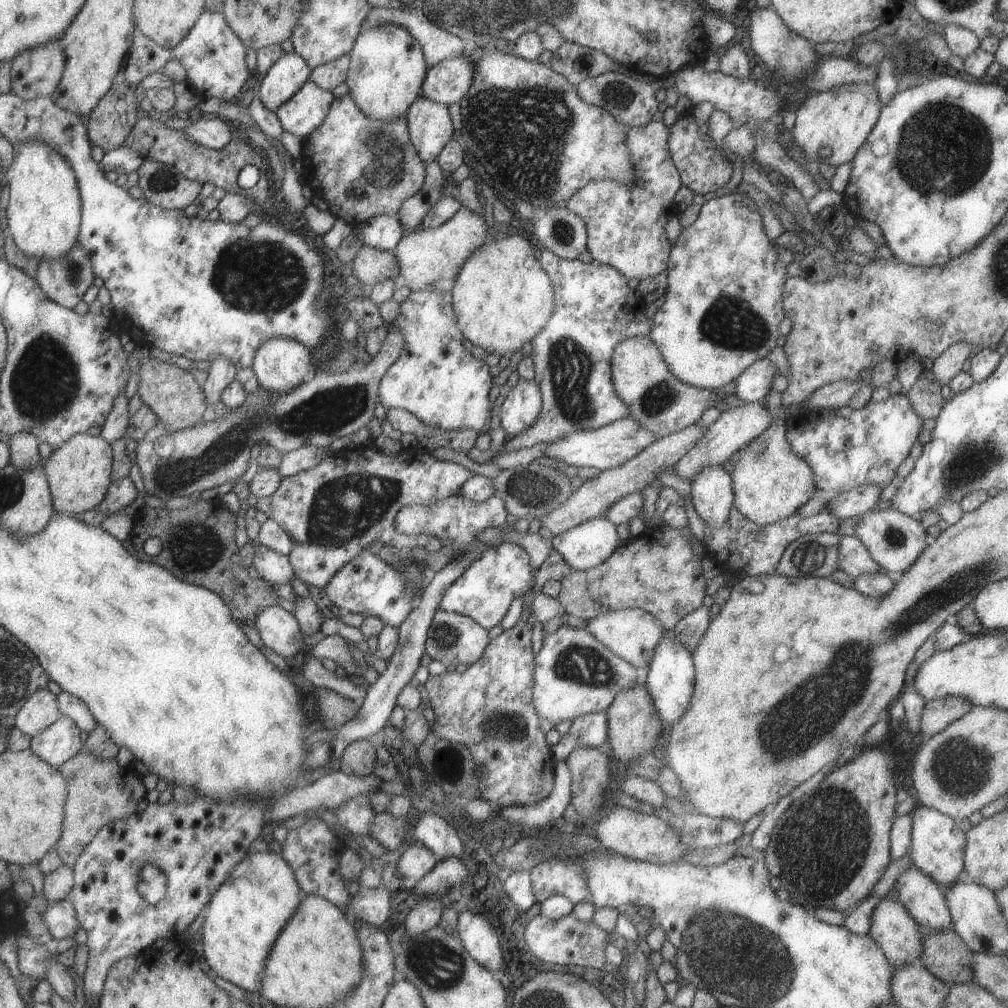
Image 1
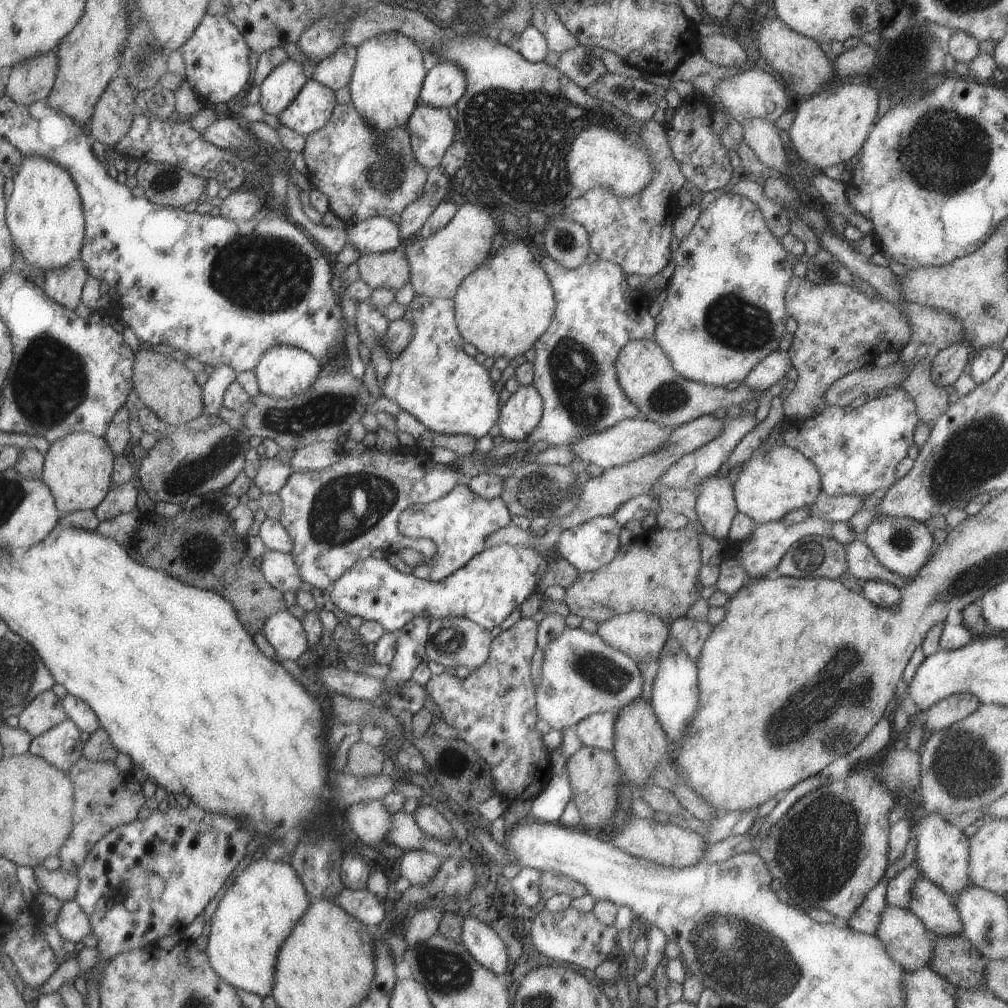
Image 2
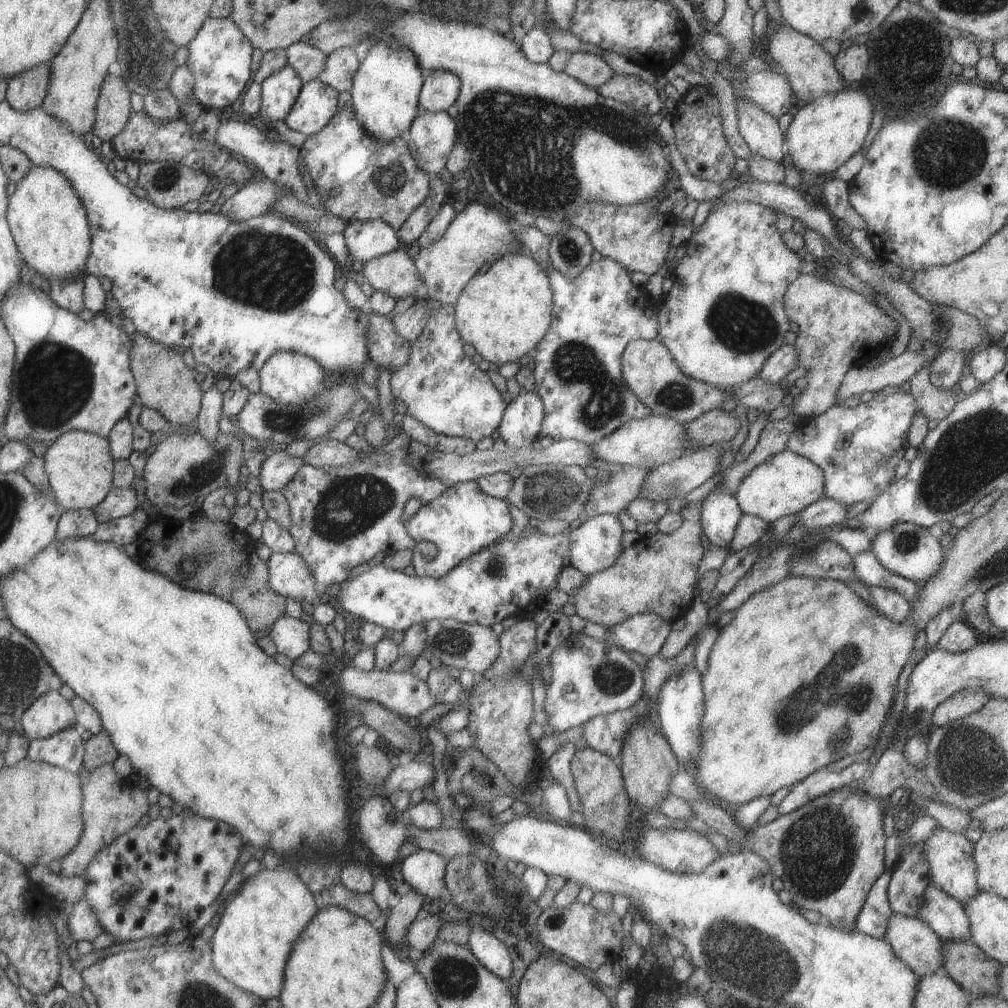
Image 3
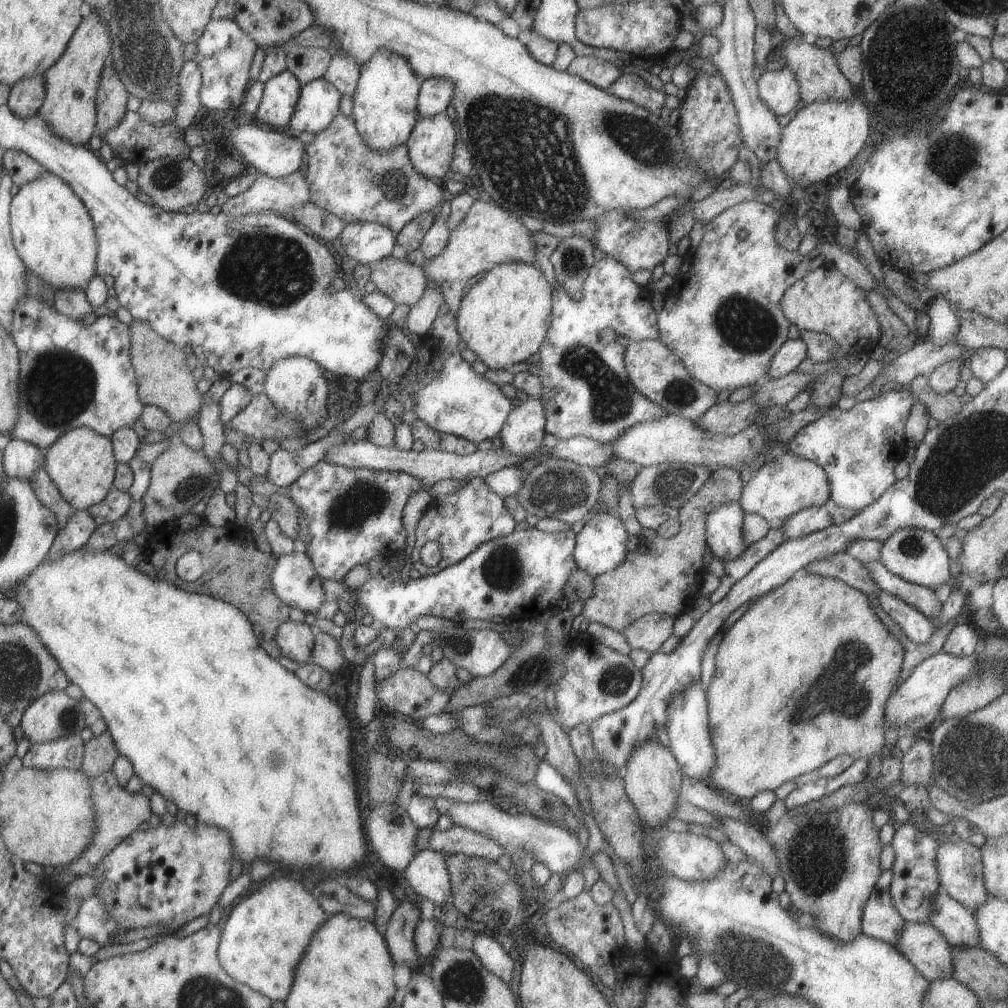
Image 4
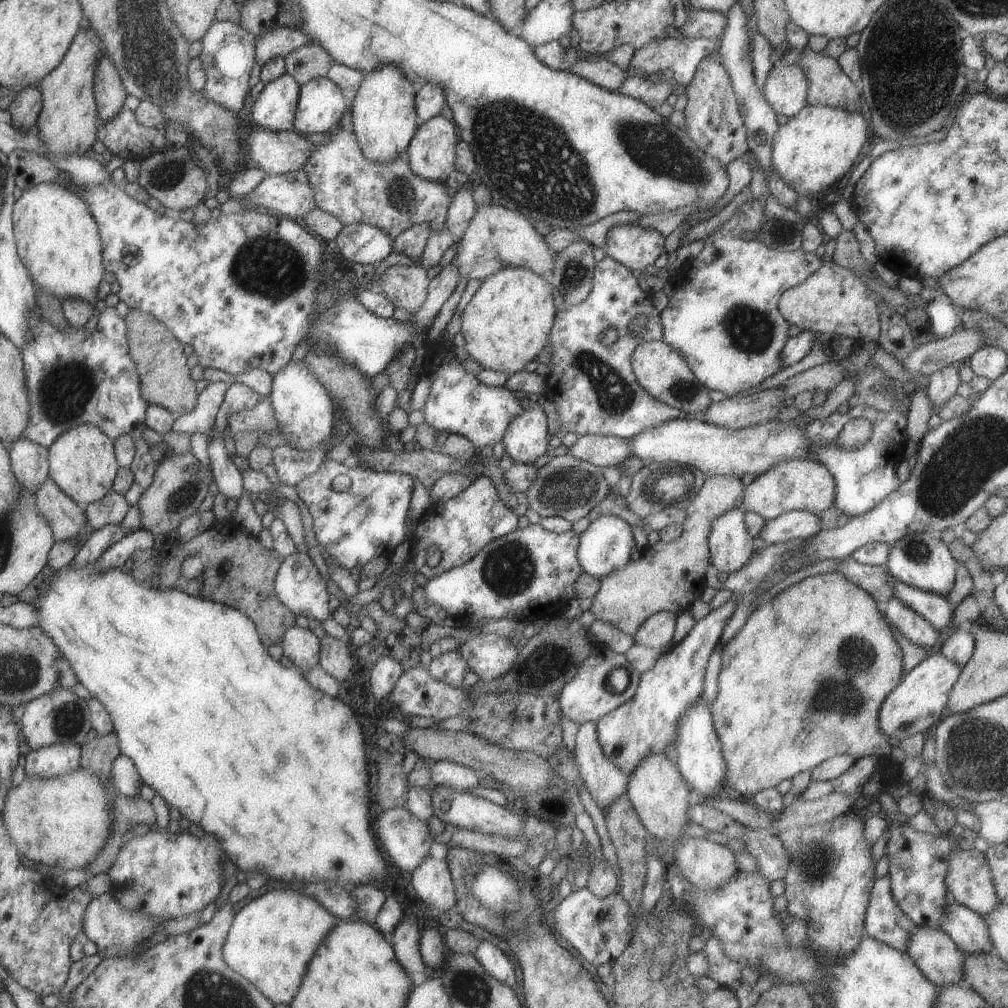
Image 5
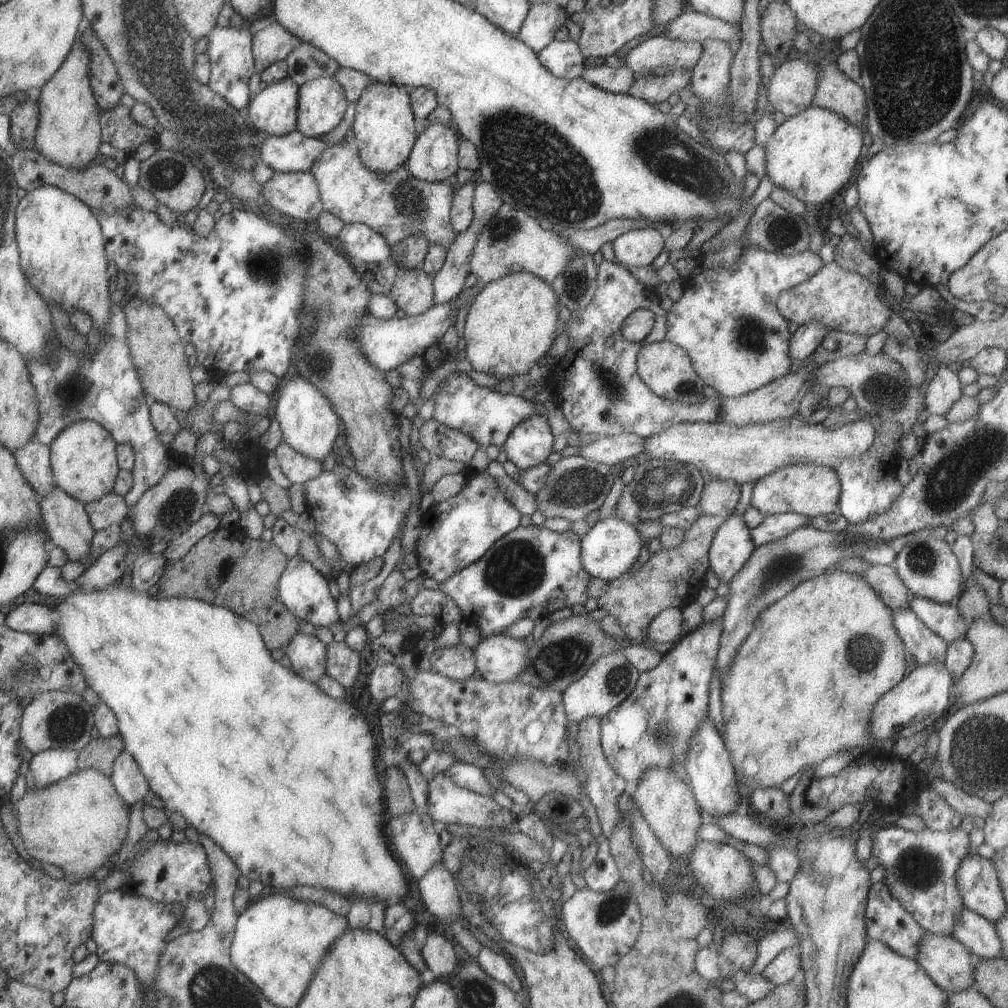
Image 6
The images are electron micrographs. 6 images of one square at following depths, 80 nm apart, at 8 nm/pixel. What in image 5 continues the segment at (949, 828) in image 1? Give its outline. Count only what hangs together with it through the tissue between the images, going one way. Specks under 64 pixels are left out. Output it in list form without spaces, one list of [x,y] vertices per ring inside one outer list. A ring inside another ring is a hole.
[[[957,849],[948,860],[944,878],[954,900],[982,917],[998,906],[991,871],[983,853]]]

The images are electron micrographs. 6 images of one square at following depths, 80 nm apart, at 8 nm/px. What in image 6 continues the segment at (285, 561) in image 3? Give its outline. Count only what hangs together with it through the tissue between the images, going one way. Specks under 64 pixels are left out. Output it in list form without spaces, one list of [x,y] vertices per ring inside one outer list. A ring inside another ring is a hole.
[[[301,556],[286,560],[285,568],[277,580],[277,592],[280,602],[298,620],[305,620],[315,628],[331,627],[339,621],[336,601],[329,594],[328,581]]]

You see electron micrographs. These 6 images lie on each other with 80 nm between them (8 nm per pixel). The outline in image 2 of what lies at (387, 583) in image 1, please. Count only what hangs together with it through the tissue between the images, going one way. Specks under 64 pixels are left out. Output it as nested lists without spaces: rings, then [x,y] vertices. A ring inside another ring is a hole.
[[[500,545],[484,549],[471,557],[467,564],[449,573],[443,580],[431,582],[399,572],[384,559],[374,559],[372,555],[358,560],[347,569],[335,582],[330,590],[330,601],[341,612],[359,616],[363,621],[378,622],[387,633],[395,633],[405,626],[412,618],[425,614],[428,619],[443,617],[461,617],[481,625],[488,631],[501,624],[501,621],[513,612],[523,600],[531,594],[539,593],[540,580],[545,574],[547,565],[557,559],[556,546],[544,553],[538,553],[531,545]]]

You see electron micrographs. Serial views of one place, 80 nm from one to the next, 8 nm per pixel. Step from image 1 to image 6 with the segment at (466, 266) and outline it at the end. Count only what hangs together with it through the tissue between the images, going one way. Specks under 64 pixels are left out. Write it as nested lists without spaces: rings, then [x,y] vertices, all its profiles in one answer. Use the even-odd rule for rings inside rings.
[[[509,272],[497,280],[485,283],[479,294],[475,294],[475,298],[471,300],[463,326],[465,358],[473,371],[484,372],[498,380],[526,374],[553,344],[558,333],[558,316],[558,299],[550,284],[529,272]]]

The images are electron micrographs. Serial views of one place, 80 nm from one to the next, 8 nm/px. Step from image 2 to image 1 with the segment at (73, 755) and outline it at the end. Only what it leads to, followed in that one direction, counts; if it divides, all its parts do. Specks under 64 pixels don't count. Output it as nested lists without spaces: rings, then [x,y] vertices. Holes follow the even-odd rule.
[[[60,715],[53,724],[31,737],[30,750],[51,768],[59,768],[65,760],[75,756],[81,748],[79,728],[64,715]]]

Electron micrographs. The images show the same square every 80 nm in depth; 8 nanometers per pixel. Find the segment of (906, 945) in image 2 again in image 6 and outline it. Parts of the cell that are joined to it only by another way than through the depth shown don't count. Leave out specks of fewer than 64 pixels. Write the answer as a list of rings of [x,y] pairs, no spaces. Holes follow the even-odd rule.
[[[926,932],[915,960],[933,982],[946,993],[975,988],[975,956],[957,939]]]

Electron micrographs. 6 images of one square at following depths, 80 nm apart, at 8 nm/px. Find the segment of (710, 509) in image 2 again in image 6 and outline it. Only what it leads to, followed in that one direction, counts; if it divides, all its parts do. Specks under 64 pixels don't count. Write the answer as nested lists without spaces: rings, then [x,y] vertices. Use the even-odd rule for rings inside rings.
[[[731,514],[715,530],[708,551],[709,568],[720,582],[728,584],[747,563],[754,548],[742,516]]]

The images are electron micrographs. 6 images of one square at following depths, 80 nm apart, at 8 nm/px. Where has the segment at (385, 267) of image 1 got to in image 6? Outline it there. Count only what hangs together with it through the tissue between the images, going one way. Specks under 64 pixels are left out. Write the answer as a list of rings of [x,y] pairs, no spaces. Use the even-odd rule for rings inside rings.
[[[397,267],[389,296],[405,315],[422,314],[433,306],[432,277],[422,269]]]

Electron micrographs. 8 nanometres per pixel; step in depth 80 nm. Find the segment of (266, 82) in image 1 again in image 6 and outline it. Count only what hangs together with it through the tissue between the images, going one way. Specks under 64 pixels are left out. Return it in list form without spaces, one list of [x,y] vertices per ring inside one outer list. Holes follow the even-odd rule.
[[[291,78],[269,84],[249,102],[247,122],[260,135],[284,136],[296,131],[298,87]]]

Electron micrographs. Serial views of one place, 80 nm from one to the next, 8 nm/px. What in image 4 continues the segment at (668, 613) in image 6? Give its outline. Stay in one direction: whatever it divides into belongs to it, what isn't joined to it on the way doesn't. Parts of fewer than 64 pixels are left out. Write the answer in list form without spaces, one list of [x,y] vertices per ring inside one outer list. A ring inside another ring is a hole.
[[[651,613],[634,620],[622,633],[631,649],[641,649],[651,655],[659,652],[659,646],[669,638],[673,621],[669,615]]]

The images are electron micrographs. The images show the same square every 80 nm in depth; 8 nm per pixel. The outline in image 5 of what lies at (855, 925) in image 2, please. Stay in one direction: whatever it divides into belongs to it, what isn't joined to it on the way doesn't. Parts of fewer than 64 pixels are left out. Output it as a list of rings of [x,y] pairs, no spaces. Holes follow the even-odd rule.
[[[875,880],[864,916],[865,936],[874,938],[899,952],[906,952],[908,938],[916,924],[897,906],[890,891],[890,880]]]

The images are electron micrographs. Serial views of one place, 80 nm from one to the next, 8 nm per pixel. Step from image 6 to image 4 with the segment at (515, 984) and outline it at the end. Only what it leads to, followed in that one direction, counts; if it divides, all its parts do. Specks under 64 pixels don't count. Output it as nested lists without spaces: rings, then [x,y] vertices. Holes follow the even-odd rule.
[[[475,936],[472,951],[491,974],[509,984],[513,978],[513,962],[495,940],[487,936]]]

